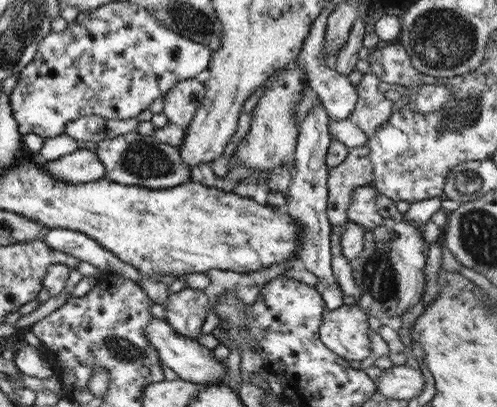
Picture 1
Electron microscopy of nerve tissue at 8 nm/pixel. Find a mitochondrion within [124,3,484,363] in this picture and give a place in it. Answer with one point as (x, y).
(440, 38)

